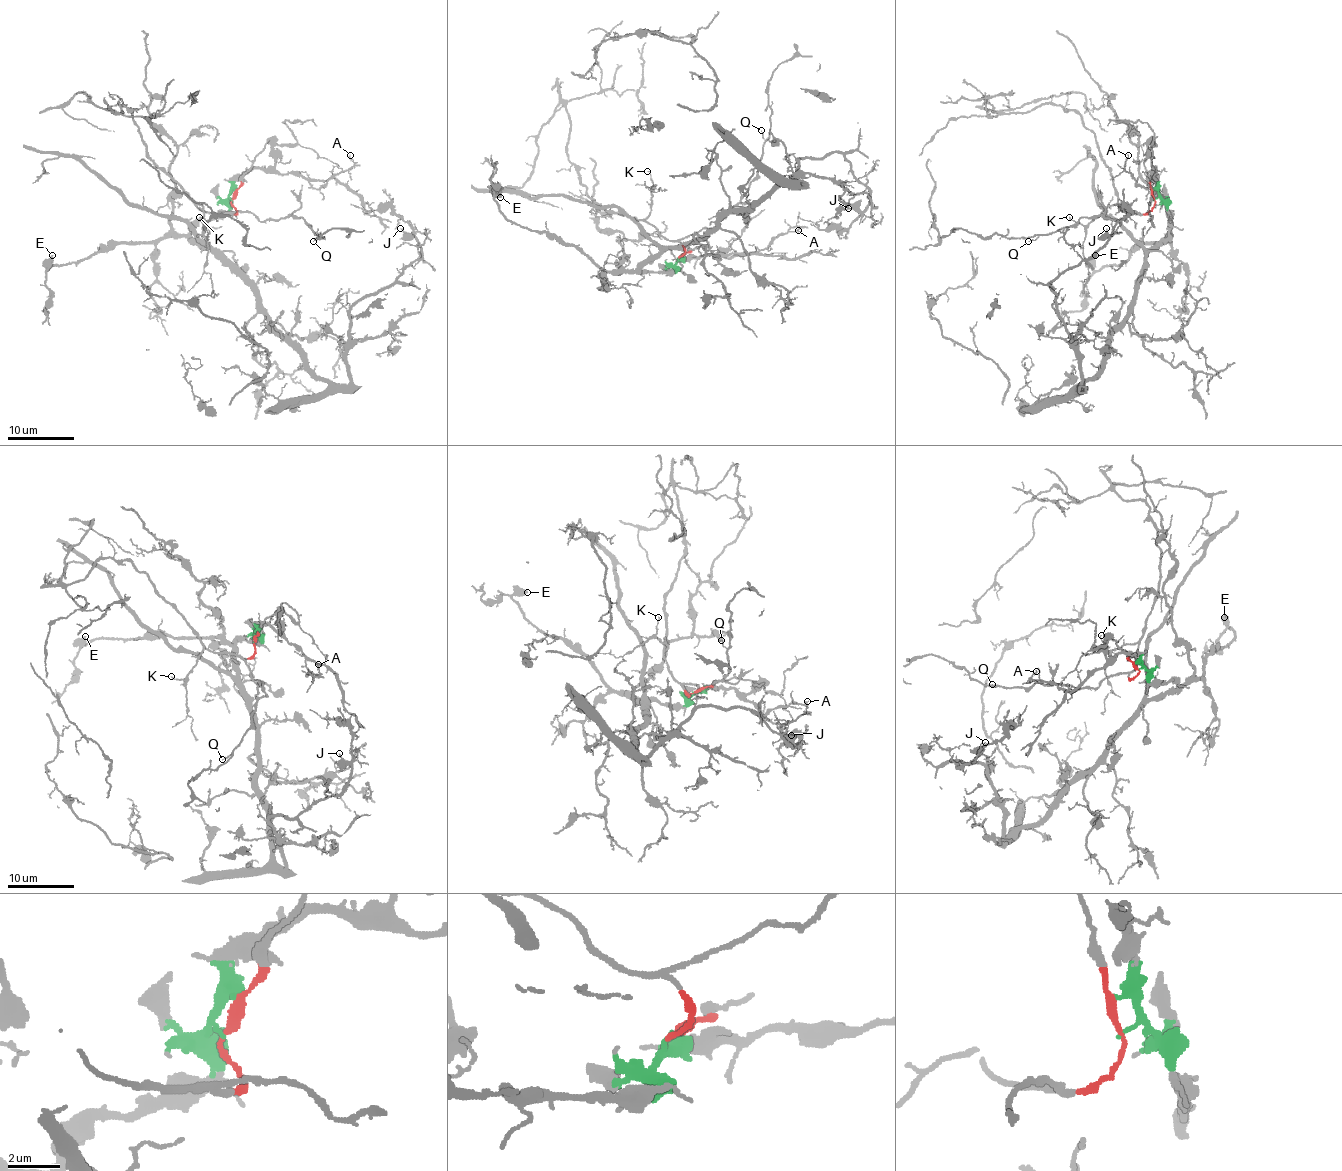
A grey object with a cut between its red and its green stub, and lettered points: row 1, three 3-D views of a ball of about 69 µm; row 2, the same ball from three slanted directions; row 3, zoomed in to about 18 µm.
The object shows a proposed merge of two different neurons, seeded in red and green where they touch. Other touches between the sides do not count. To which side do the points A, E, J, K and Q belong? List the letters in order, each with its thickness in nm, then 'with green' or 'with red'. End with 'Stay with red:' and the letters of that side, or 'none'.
A: calibre 150 nm; with green
E: calibre 320 nm; with green
J: calibre 150 nm; with green
K: calibre 100 nm; with red
Q: calibre 90 nm; with red
Stay with red: K, Q

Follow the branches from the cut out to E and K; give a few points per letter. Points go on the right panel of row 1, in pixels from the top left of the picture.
E: (1153, 200), (1158, 198), (1170, 215), (1167, 240), (1142, 241), (1122, 265), (1095, 270), (1095, 255)
K: (1153, 200), (1155, 205), (1145, 213), (1125, 213), (1118, 206), (1107, 206), (1087, 225), (1077, 223), (1069, 216)

